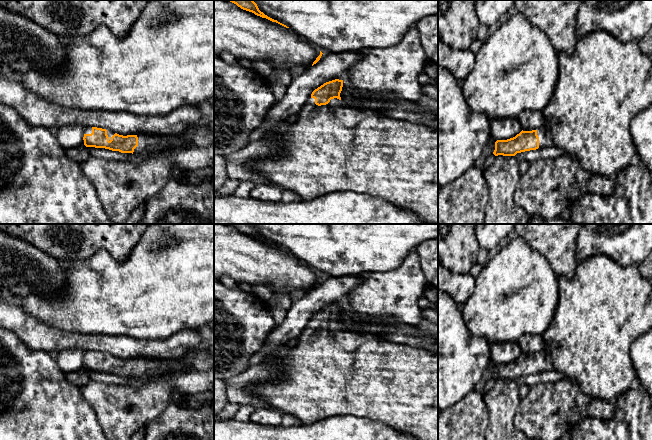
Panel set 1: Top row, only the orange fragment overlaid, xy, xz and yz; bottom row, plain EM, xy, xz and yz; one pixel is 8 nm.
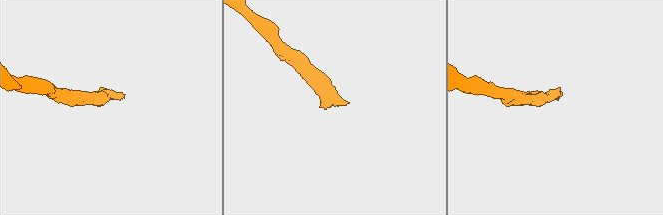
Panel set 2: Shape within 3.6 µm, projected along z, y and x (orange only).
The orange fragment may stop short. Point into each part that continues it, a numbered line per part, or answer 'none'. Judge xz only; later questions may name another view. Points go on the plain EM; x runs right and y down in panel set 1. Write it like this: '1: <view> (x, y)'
1: xz (335, 371)

